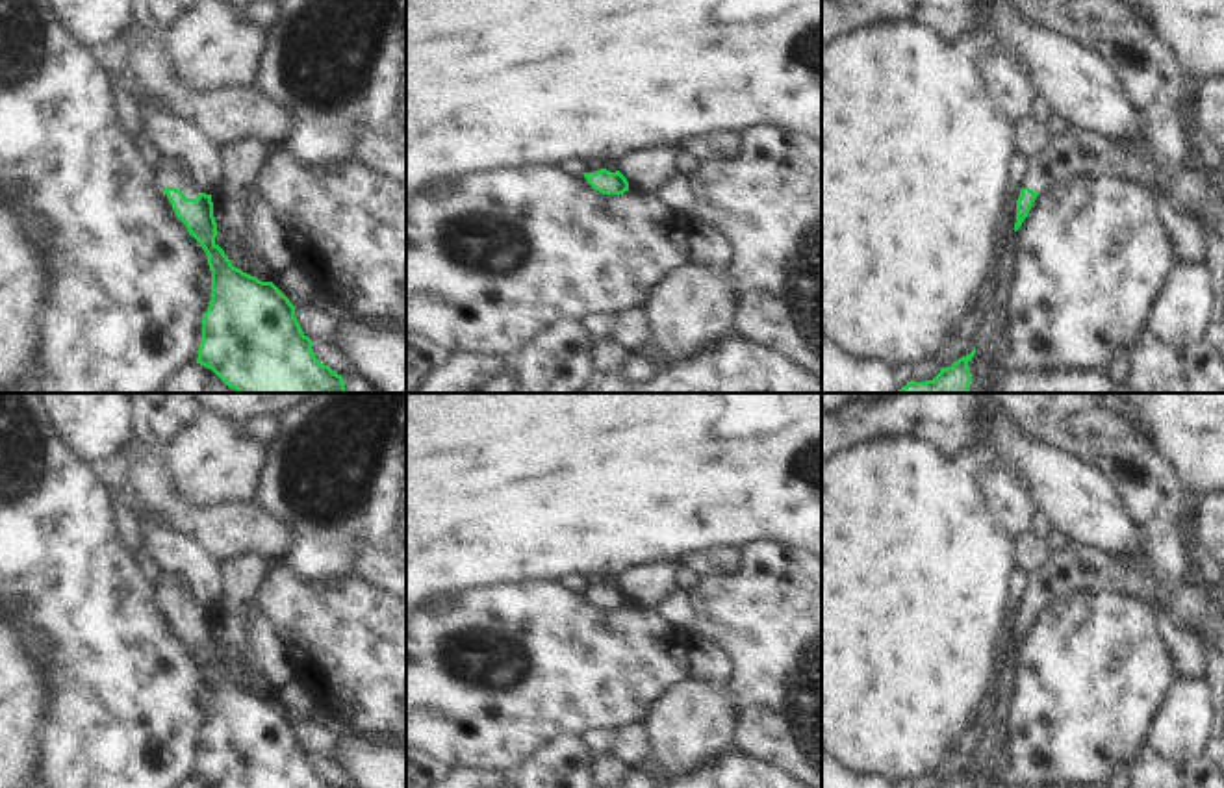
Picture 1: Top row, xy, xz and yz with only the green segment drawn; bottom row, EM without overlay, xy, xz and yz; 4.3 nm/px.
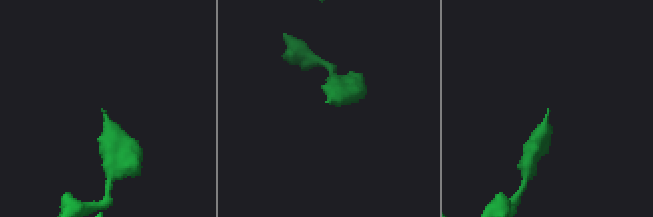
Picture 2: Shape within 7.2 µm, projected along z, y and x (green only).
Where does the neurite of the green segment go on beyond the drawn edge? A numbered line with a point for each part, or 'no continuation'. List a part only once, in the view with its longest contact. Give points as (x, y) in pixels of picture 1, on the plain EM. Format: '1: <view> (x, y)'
1: xy (171, 588)

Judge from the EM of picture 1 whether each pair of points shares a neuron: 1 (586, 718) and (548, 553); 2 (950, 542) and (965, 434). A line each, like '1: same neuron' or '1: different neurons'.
1: different neurons
2: different neurons

